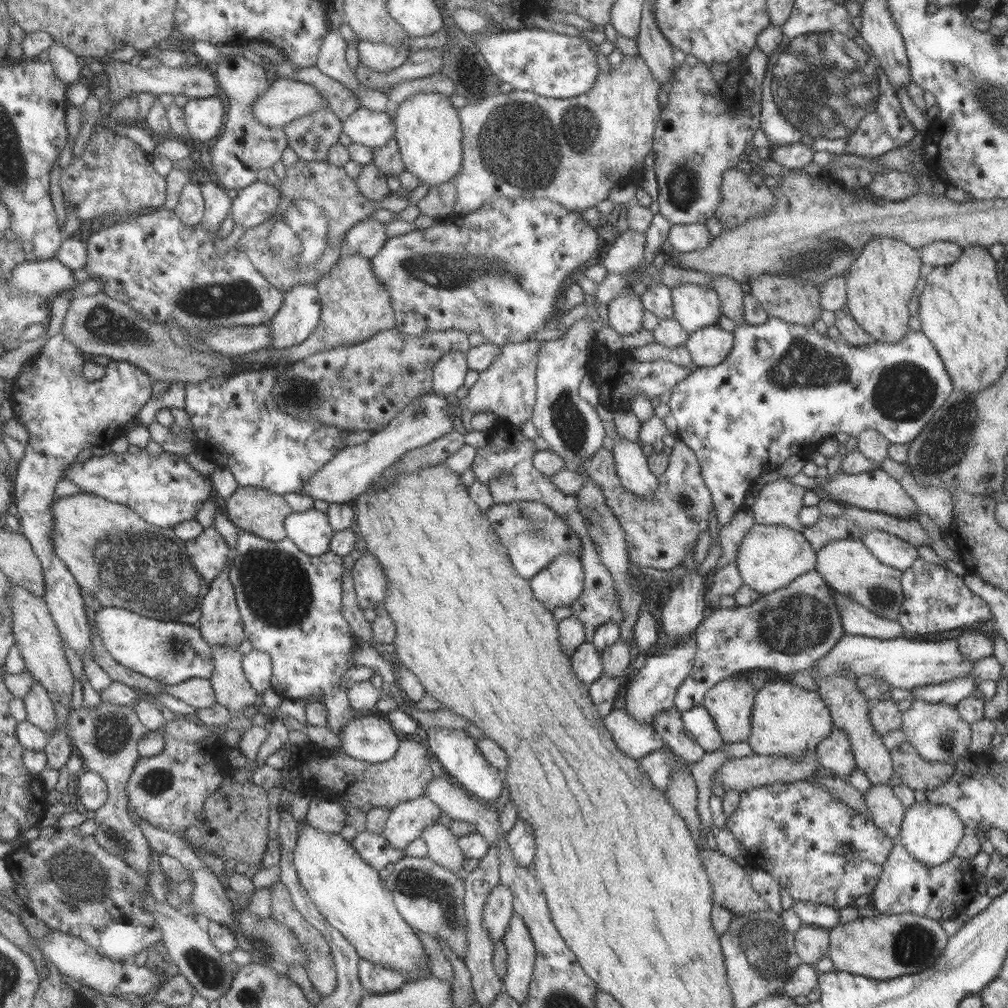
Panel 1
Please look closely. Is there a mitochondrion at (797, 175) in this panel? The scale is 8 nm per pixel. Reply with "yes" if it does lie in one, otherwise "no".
no

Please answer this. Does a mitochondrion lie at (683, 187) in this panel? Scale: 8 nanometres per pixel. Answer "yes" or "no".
yes

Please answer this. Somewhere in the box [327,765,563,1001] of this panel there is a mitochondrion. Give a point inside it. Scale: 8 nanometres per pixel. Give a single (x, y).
(415, 884)

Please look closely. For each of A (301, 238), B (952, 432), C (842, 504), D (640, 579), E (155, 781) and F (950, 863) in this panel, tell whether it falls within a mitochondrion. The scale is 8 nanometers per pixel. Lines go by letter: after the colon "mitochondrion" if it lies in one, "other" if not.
A: mitochondrion
B: mitochondrion
C: other
D: mitochondrion
E: mitochondrion
F: other

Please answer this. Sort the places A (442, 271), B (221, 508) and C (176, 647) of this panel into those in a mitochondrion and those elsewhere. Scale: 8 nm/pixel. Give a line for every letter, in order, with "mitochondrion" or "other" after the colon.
A: mitochondrion
B: other
C: mitochondrion

